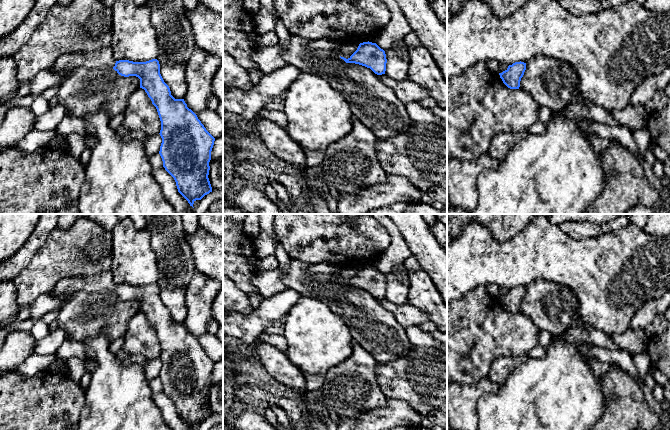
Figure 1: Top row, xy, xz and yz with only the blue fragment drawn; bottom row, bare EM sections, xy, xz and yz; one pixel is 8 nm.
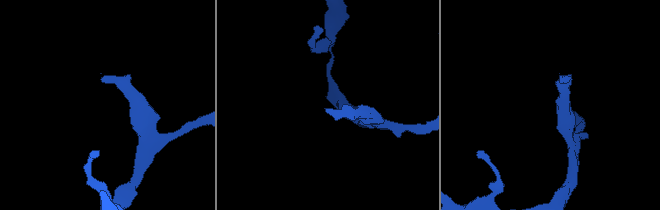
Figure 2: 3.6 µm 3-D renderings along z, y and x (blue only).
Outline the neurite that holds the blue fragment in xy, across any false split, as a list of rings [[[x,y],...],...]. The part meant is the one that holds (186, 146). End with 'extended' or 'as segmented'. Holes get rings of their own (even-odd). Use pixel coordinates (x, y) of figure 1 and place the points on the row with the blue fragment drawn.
[[[108,46],[89,53],[66,53],[58,58],[49,69],[52,72],[60,72],[63,80],[78,67],[113,68],[121,76],[138,77],[140,79],[140,88],[145,90],[157,109],[161,121],[159,134],[162,138],[159,154],[163,161],[163,167],[174,178],[178,192],[192,207],[196,200],[201,200],[205,195],[212,192],[208,175],[215,138],[206,130],[197,115],[187,107],[184,99],[175,99],[171,95],[169,86],[164,82],[160,74],[160,64],[157,59],[146,62],[116,61],[111,46]]]; extended

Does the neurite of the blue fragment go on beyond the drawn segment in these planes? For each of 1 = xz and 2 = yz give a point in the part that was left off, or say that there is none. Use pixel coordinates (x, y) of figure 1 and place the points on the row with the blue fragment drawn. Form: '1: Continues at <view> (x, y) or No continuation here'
1: No continuation here
2: No continuation here

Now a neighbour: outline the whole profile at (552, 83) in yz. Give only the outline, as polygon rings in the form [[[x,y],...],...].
[[[539,55],[526,62],[526,70],[519,88],[529,93],[540,107],[548,107],[553,112],[557,112],[566,108],[572,96],[579,92],[578,83],[578,75],[569,63]]]

